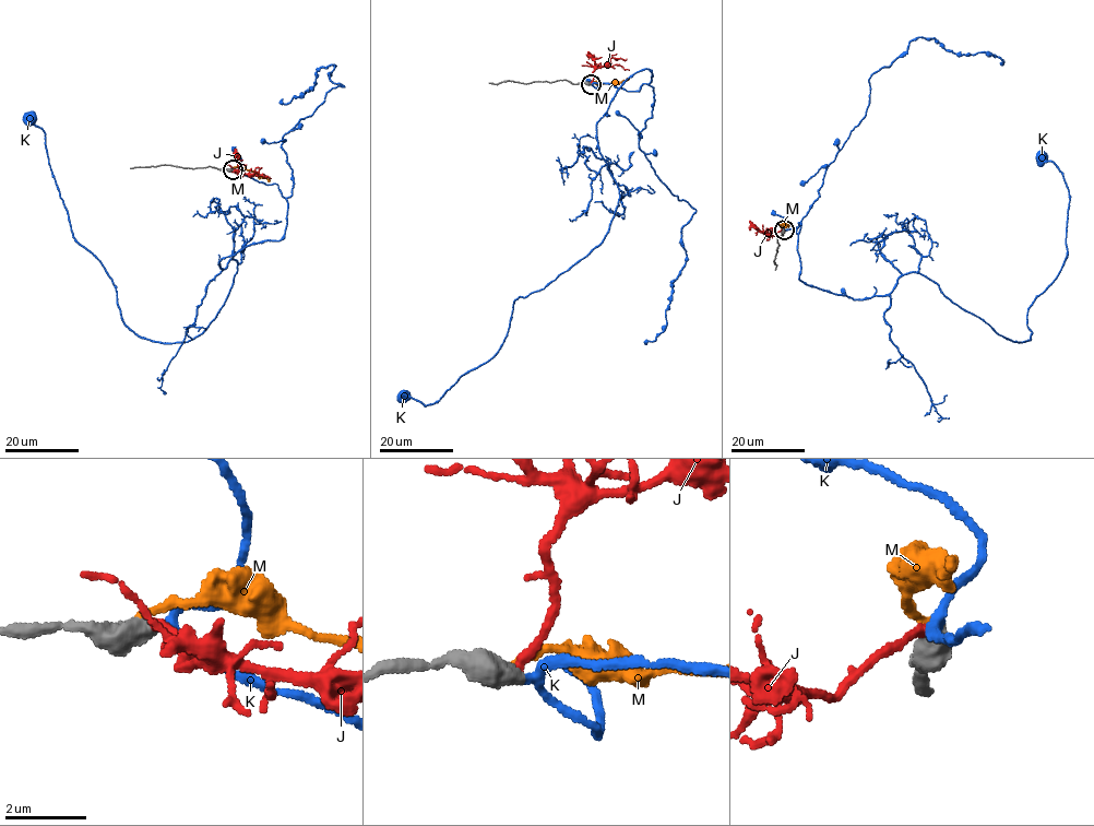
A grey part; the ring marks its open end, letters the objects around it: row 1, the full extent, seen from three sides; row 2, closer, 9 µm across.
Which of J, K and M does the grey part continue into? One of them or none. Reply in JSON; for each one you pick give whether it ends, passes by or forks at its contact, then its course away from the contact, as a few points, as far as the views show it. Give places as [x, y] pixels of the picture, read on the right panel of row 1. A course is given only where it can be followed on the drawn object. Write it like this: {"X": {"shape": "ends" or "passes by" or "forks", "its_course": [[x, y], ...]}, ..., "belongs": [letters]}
{"K": {"shape": "passes by", "its_course": [[784, 229], [799, 224], [811, 286], [870, 298], [920, 273], [1022, 343], [1067, 255], [1069, 191], [1043, 154]]}, "belongs": ["K"]}

